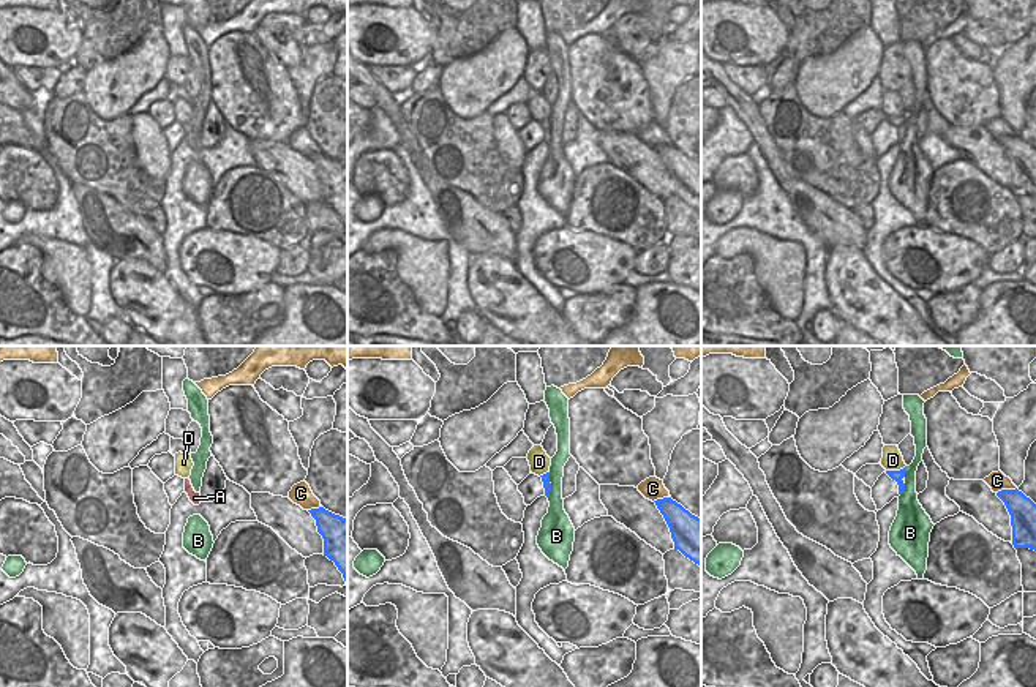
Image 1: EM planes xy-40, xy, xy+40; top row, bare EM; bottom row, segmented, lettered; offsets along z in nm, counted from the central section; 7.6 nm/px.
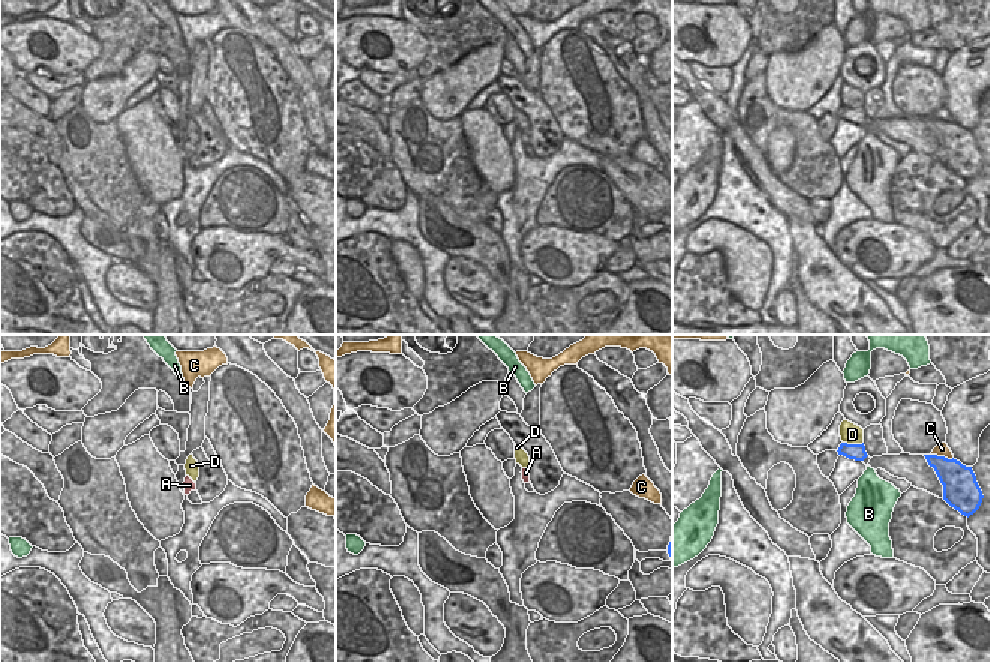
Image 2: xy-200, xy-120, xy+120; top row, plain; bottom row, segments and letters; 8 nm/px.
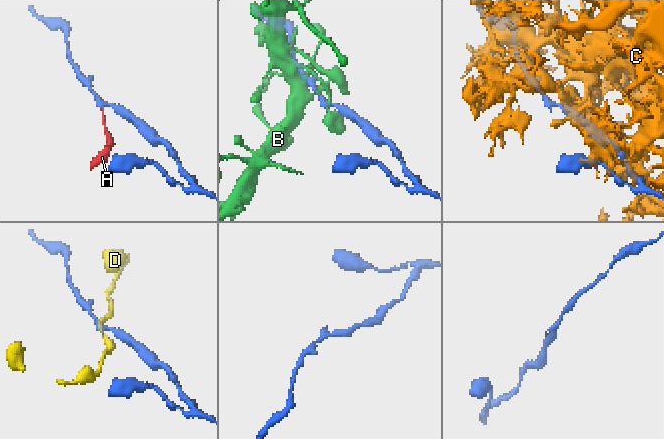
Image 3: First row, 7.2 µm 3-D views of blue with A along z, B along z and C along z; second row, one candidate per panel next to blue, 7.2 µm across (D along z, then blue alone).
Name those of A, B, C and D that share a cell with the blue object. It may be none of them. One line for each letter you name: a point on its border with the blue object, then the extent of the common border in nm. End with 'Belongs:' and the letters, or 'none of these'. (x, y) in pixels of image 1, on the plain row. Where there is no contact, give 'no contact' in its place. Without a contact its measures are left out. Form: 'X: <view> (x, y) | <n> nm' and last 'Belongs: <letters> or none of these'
A: no contact
Belongs: A

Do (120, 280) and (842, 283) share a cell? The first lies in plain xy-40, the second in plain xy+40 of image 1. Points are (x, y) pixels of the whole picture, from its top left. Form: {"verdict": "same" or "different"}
{"verdict": "same"}

